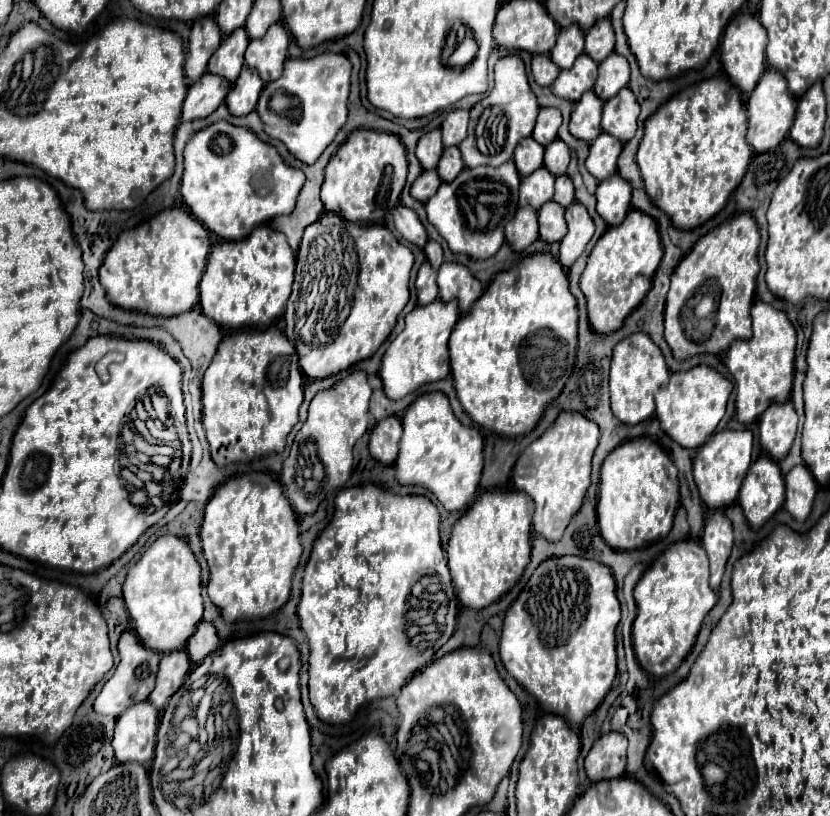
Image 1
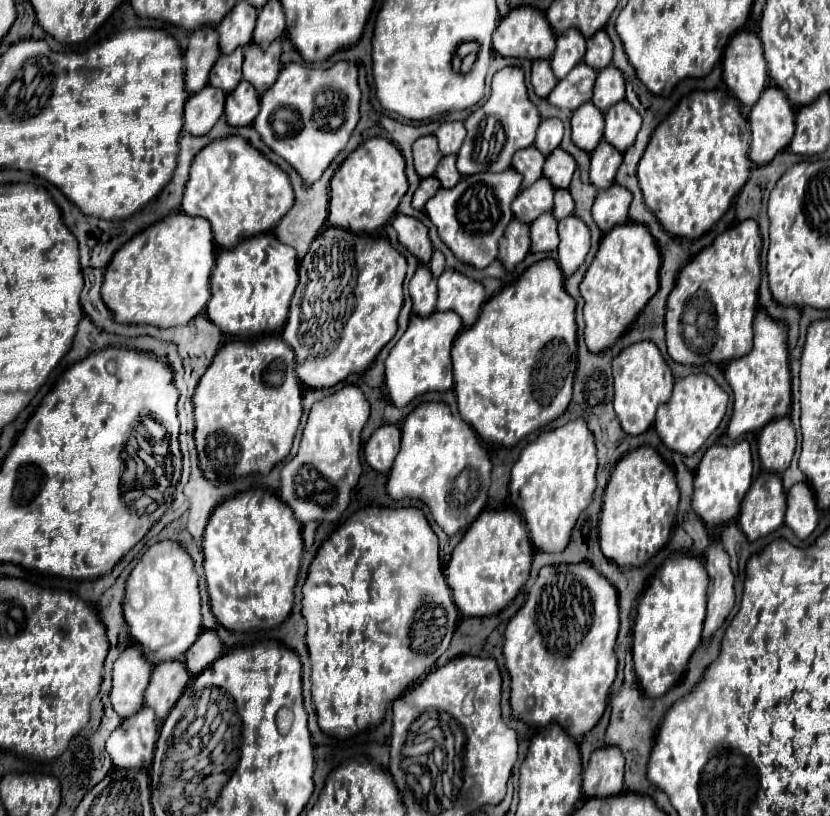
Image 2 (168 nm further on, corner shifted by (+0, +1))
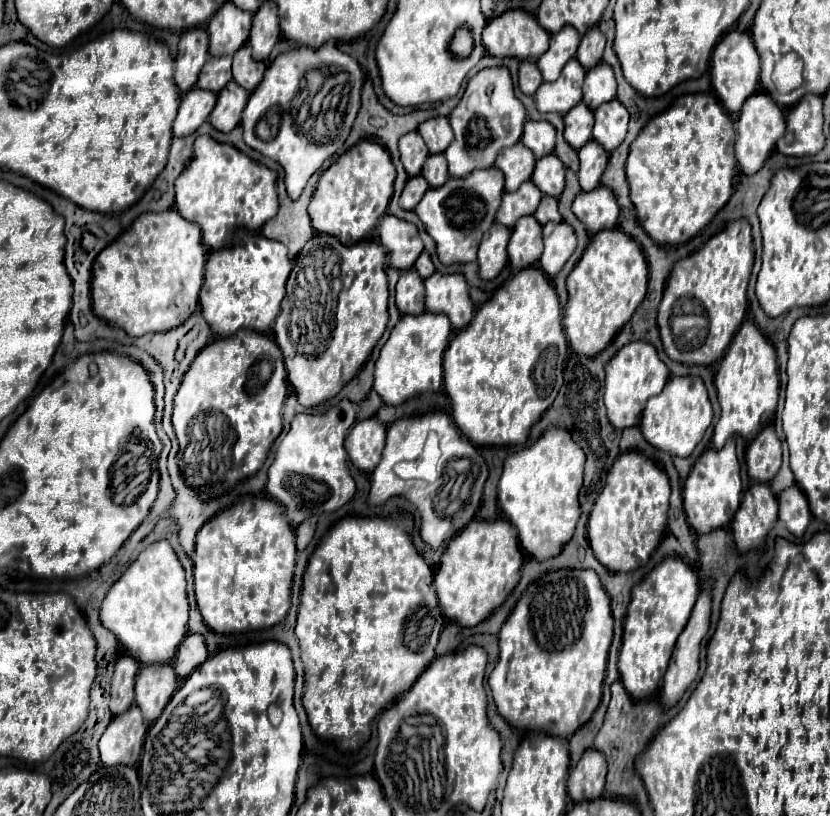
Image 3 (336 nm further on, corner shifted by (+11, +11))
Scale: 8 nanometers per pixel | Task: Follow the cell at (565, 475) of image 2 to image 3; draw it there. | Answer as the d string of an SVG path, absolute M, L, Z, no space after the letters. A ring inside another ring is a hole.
M562 425L546 427L536 443L504 461L498 483L500 509L518 529L522 547L538 561L554 557L554 553L558 553L558 549L562 549L562 545L574 535L580 517L578 493L582 487L584 461L586 457L582 449Z

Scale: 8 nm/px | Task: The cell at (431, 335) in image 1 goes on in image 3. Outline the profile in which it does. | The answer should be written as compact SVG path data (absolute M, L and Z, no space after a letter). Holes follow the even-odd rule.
M444 313L402 315L384 343L376 361L374 389L386 405L400 405L414 393L438 391L442 387L442 353L448 345L452 327Z

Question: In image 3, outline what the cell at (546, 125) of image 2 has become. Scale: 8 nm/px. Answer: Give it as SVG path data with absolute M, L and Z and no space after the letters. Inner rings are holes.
M528 119L524 123L522 143L536 155L536 159L554 151L554 137L556 137L556 129L548 121Z

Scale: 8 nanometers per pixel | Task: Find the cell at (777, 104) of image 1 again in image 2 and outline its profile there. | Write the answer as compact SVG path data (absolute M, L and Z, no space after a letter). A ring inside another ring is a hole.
M769 87L763 91L761 99L753 105L749 113L749 125L751 125L751 147L749 147L749 159L761 167L761 163L769 163L777 151L785 151L789 145L789 139L793 139L795 131L795 111L789 105L785 93L777 87Z

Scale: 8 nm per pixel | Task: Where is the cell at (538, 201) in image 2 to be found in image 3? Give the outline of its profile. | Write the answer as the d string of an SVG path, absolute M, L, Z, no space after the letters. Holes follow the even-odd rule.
M524 181L514 193L504 193L496 221L512 229L520 217L534 213L540 199L542 191L534 185L534 181Z

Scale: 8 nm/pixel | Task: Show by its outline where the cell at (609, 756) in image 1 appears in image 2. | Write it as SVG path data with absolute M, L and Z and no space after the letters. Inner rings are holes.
M617 747L593 751L589 767L583 773L585 797L613 797L623 791L623 755Z

